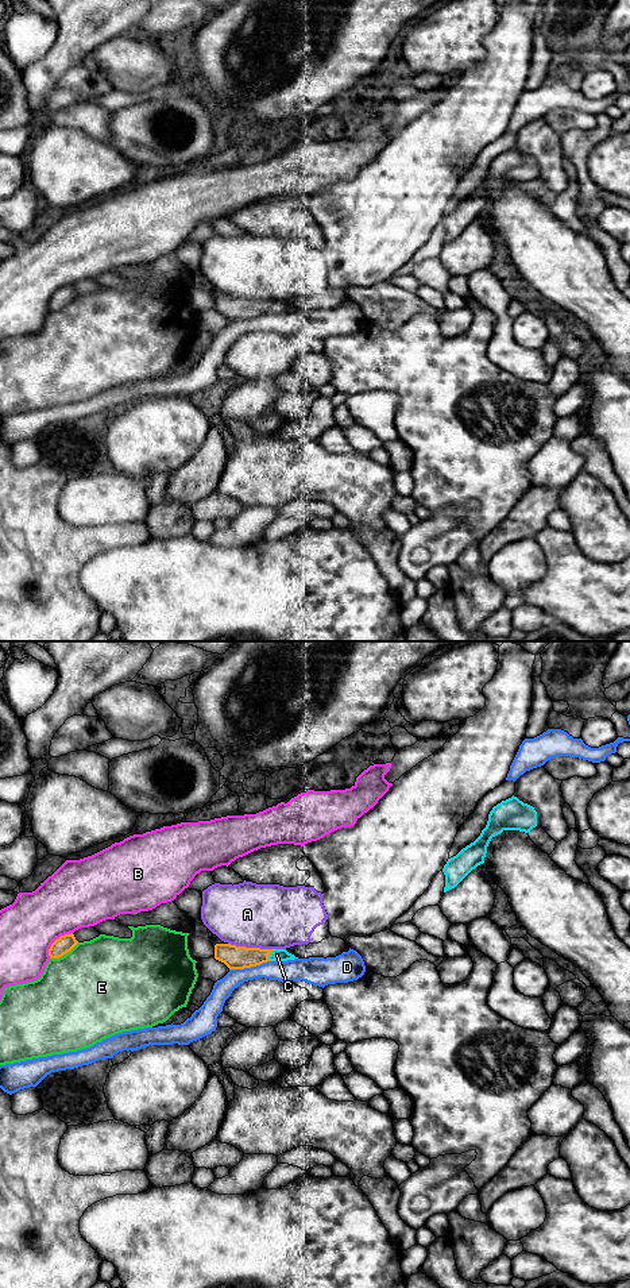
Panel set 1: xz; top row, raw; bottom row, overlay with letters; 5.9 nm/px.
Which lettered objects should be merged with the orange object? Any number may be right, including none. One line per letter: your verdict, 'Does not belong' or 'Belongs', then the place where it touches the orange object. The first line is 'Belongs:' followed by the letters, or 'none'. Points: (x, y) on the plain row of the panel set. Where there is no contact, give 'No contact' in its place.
Belongs: C
A: Does not belong. Touches orange at xz (251, 300)
B: Does not belong. Touches orange at xz (54, 293)
C: Belongs. Touches orange at xz (269, 307)
D: Does not belong. Touches orange at xz (248, 319)
E: Does not belong. Touches orange at xz (64, 305)

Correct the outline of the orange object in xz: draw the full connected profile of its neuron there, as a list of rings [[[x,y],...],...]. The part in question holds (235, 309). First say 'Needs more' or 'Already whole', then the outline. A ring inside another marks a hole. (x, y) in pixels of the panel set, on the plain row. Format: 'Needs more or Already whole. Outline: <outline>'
Needs more. Outline: [[[216,296],[214,311],[224,315],[229,321],[244,321],[267,313],[287,313],[298,309],[289,305],[286,301],[260,301]]]

